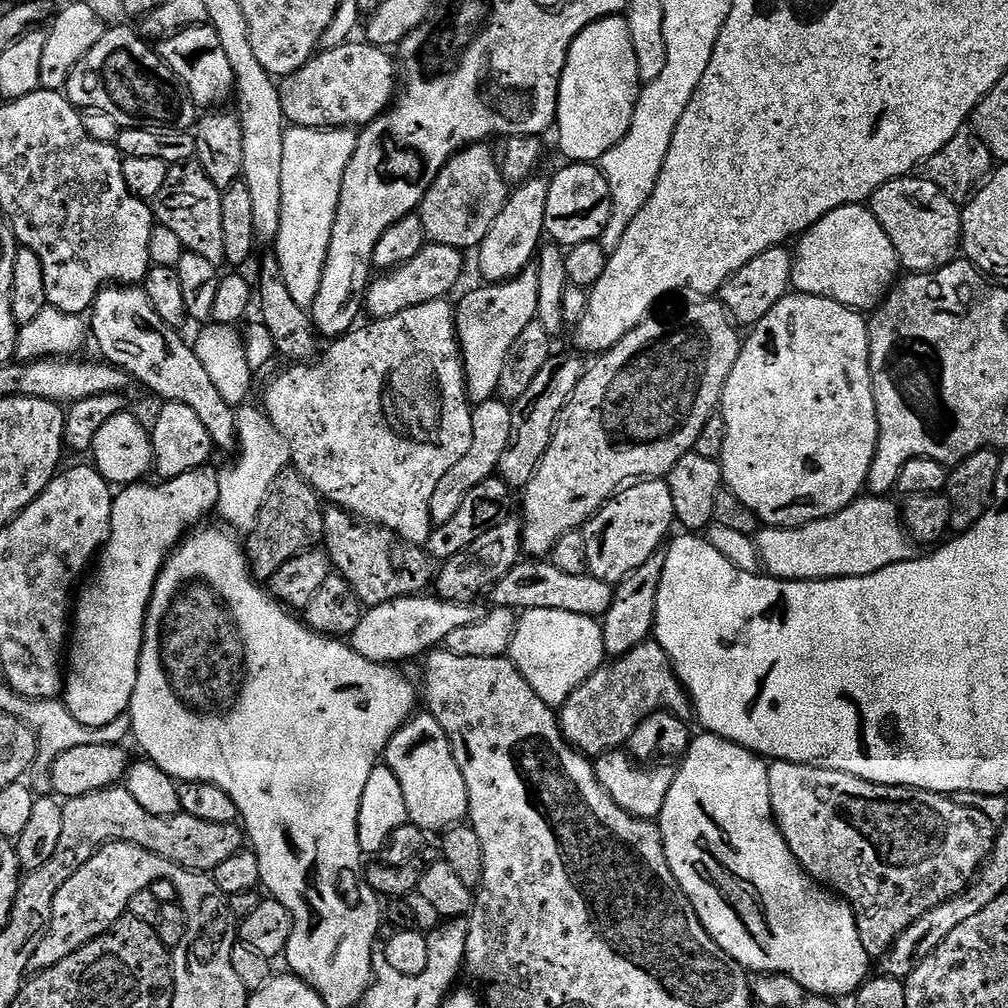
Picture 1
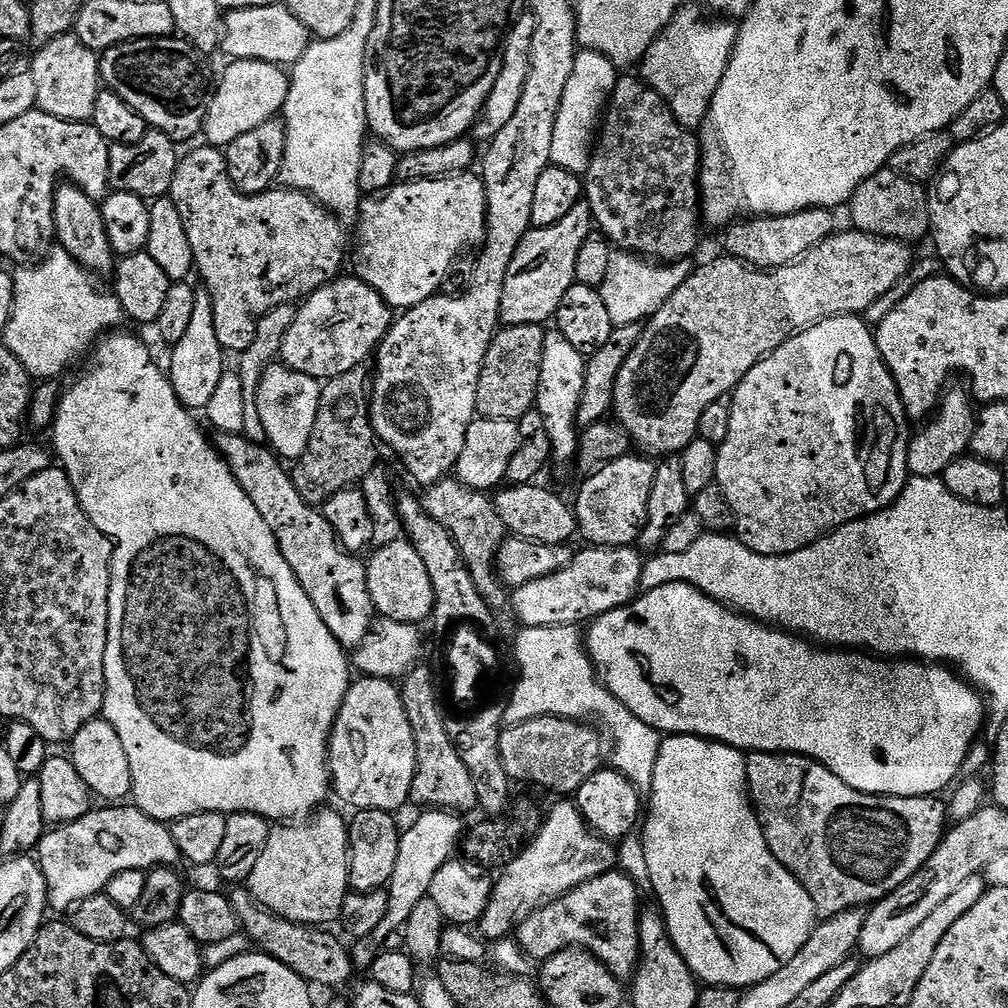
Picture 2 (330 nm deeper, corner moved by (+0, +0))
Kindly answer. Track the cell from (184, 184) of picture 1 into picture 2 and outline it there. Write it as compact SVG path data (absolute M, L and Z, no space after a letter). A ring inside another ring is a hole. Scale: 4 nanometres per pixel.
M203 146L204 148L196 148L193 152L188 152L179 157L176 173L174 174L174 182L172 183L172 191L170 199L174 202L174 206L178 206L178 214L182 218L182 226L186 229L186 238L190 238L190 250L194 250L194 262L196 263L195 271L200 272L200 280L203 291L210 294L212 299L212 309L214 310L214 330L218 334L218 342L229 353L244 352L256 340L256 331L260 328L260 319L267 312L272 312L275 308L280 308L283 304L288 304L291 300L295 302L303 301L305 298L318 291L322 286L326 286L331 280L337 279L345 271L344 255L350 252L350 236L344 233L345 225L340 217L336 216L325 208L323 204L319 204L317 200L307 196L305 192L298 192L291 188L283 186L273 187L267 192L258 194L257 196L247 196L242 194L234 186L234 182L228 173L227 155L219 148L211 146Z

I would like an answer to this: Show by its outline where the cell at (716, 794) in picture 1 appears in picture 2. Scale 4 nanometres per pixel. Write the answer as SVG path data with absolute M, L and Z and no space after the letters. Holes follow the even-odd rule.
M669 735L661 742L650 793L652 805L649 808L647 805L646 815L642 820L644 864L648 867L648 880L652 883L657 898L660 899L658 908L664 921L668 924L668 933L674 946L690 966L697 981L708 986L721 984L741 990L747 990L753 984L770 978L770 974L778 974L778 970L782 970L782 966L786 962L790 962L790 958L794 958L794 954L798 954L798 950L802 950L802 946L806 946L806 942L812 937L812 929L818 923L816 907L810 894L806 894L806 890L798 882L798 878L794 878L794 874L790 874L790 870L786 870L786 866L782 866L782 862L778 862L778 858L774 858L774 854L766 842L766 834L762 834L762 826L758 822L756 810L752 806L752 797L748 795L747 765L745 753L738 748L730 747L729 744L718 744L715 740L703 740L701 736Z

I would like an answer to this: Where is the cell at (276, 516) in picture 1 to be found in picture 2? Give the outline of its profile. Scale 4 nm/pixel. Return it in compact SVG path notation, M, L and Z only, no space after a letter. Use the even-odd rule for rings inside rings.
M361 366L327 381L320 390L318 418L314 418L314 434L306 450L295 461L290 475L298 494L307 504L322 506L334 494L359 485L361 480L378 467L378 441L372 428L370 403L370 372Z

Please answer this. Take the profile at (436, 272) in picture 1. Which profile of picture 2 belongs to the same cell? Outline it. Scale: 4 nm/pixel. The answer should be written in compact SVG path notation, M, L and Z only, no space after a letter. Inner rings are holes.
M344 274L331 280L326 286L313 292L299 305L296 317L288 324L284 332L284 341L280 344L279 359L287 364L288 368L298 370L310 378L327 382L346 374L350 370L361 367L364 359L371 357L384 335L390 331L394 323L393 309L388 307L379 294L366 282L362 282L354 274Z

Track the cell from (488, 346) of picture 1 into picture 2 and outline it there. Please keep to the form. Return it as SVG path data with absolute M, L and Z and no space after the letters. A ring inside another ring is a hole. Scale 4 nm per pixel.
M581 202L574 206L574 210L570 210L570 214L566 214L566 218L562 218L562 222L554 222L554 226L545 228L532 228L524 235L518 250L514 250L510 270L506 270L500 303L501 325L544 326L547 320L549 323L555 317L558 306L562 306L562 298L566 298L566 290L576 283L574 266L578 249L593 230L590 206Z

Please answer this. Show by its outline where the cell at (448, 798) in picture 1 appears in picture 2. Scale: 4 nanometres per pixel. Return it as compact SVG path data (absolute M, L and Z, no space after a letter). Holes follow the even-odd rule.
M373 676L356 679L349 683L332 737L328 739L330 788L352 810L373 808L396 814L412 799L416 773L414 730L410 730L406 706L402 706L399 687L393 681Z

